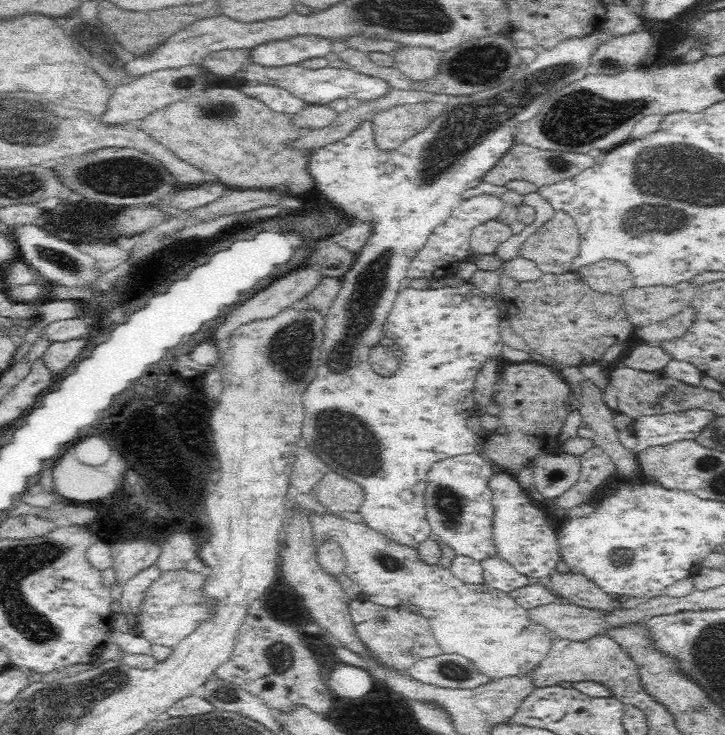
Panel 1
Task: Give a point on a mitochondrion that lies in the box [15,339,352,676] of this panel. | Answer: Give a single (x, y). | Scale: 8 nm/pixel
(279, 657)

